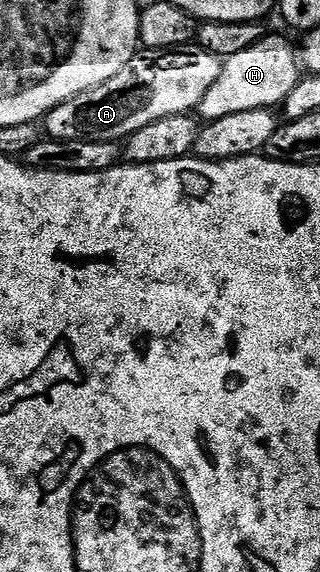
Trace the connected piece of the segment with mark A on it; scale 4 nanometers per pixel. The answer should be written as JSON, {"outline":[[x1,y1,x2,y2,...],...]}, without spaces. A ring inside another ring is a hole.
{"outline":[[184,44,180,48,152,48,139,51,108,82,56,106,44,117,44,132,51,140,125,141,127,136,144,130,148,122,172,114,190,114,208,94,212,82,220,78,223,61,211,52]]}

